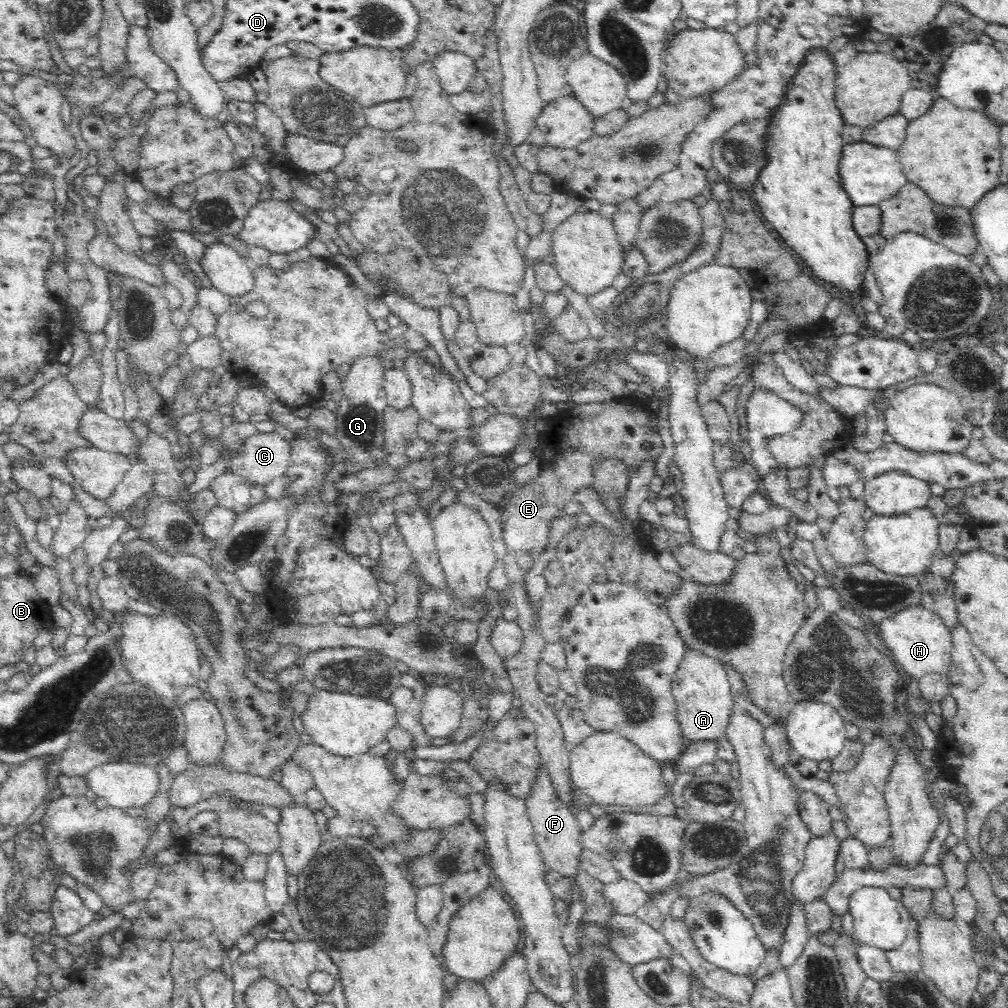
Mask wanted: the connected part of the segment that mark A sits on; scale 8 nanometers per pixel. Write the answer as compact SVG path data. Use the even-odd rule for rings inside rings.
M691 648L679 664L679 670L672 681L676 701L676 720L679 732L686 744L694 742L718 742L727 734L730 718L735 715L736 704L732 696L732 686L726 670L714 659Z

